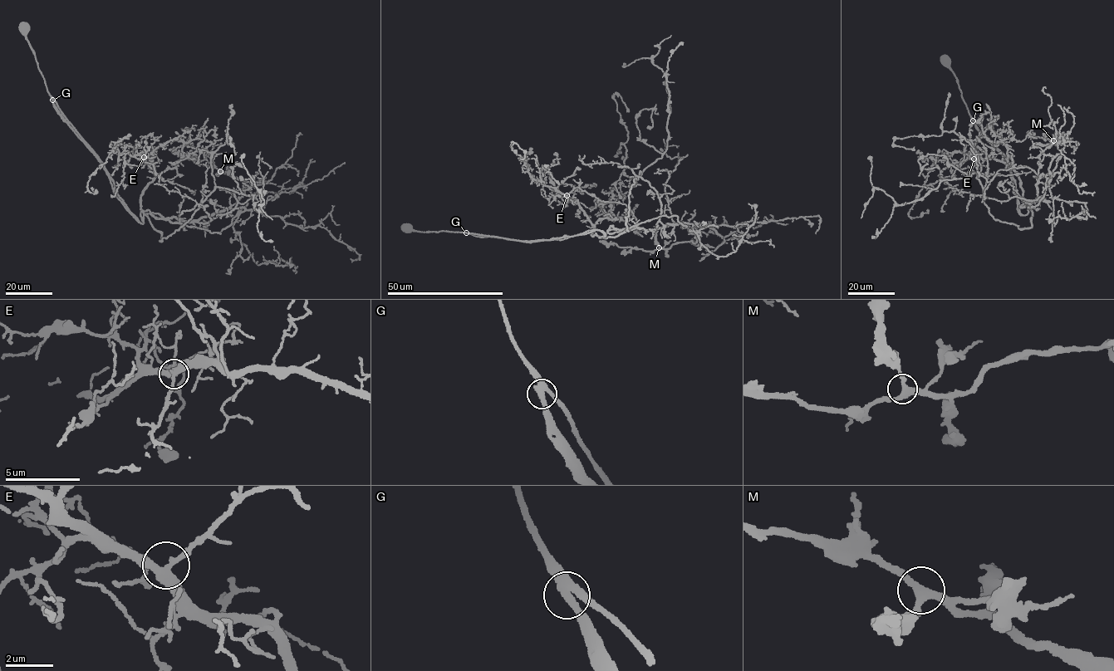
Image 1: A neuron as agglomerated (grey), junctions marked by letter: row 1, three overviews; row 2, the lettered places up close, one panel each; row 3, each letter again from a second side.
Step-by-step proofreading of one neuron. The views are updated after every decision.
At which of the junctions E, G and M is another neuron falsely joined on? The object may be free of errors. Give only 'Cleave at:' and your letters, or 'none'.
Cleave at: G

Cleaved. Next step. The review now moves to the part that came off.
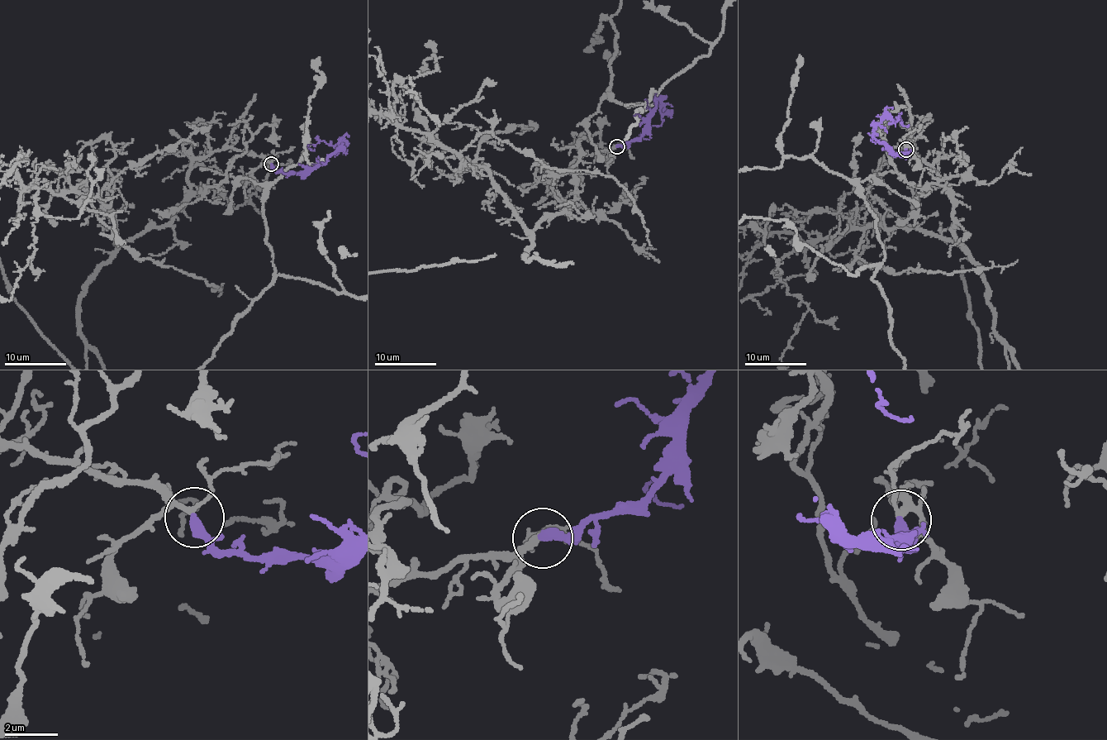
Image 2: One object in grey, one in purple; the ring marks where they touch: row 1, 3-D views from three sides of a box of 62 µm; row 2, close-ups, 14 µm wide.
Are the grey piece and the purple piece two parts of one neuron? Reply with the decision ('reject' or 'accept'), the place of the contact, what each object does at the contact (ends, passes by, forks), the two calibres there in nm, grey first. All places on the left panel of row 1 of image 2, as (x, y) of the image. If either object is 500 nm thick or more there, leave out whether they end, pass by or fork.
accept; place (271, 164); grey passes by; purple passes by; calibres 180 and 280 nm

